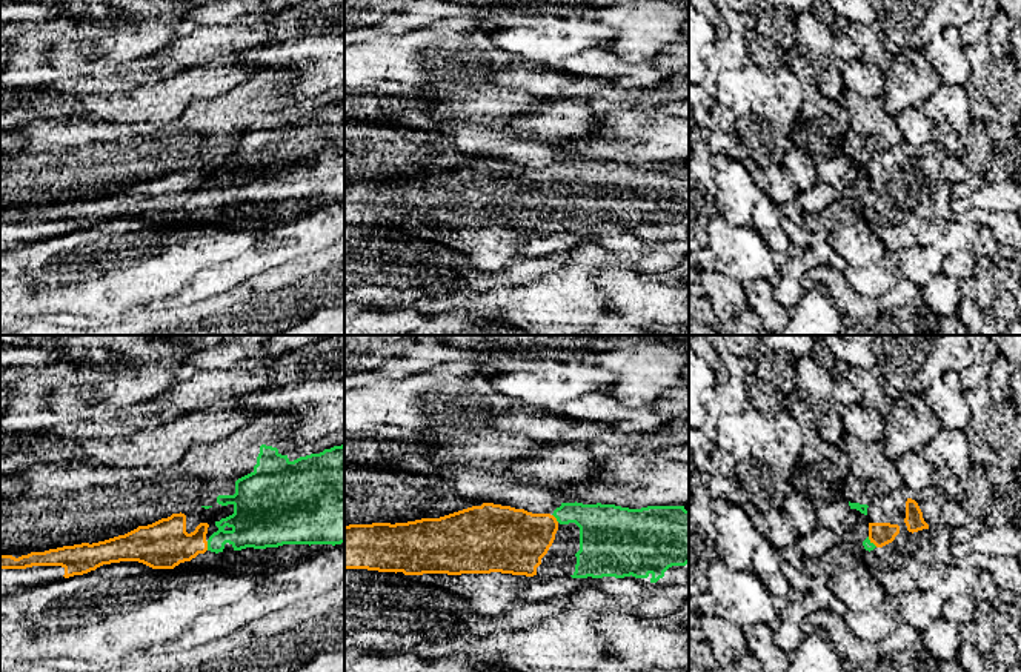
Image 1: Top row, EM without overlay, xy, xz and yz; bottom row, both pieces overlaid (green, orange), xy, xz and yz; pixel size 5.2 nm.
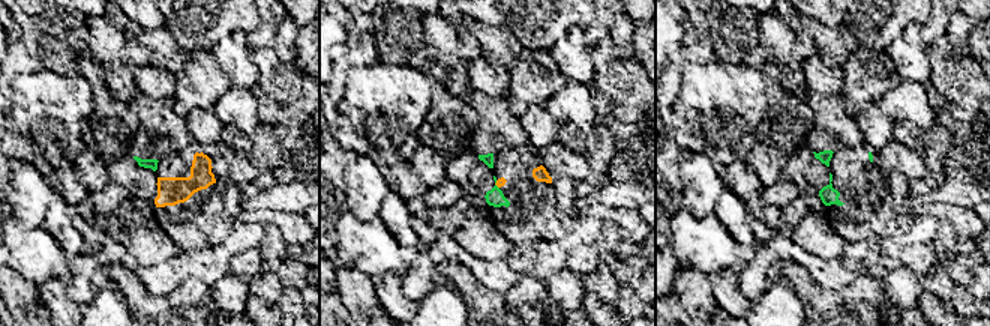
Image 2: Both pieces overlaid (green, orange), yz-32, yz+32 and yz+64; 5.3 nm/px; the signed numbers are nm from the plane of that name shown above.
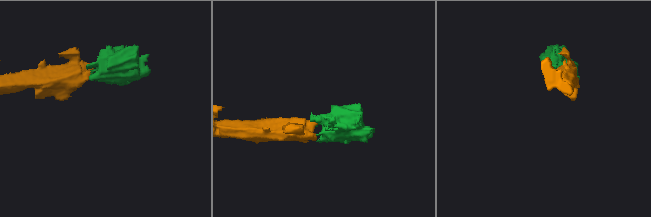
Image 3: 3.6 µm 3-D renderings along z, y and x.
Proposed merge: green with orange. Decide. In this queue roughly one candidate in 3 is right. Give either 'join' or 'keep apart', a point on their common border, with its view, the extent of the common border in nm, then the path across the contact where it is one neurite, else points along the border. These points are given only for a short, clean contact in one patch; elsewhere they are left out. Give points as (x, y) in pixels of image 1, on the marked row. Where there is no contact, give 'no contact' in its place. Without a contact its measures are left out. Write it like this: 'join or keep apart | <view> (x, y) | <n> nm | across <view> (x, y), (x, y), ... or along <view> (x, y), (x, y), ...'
join | xy (208, 546) | 50 nm | across xy (251, 526), (208, 546), (163, 545)

